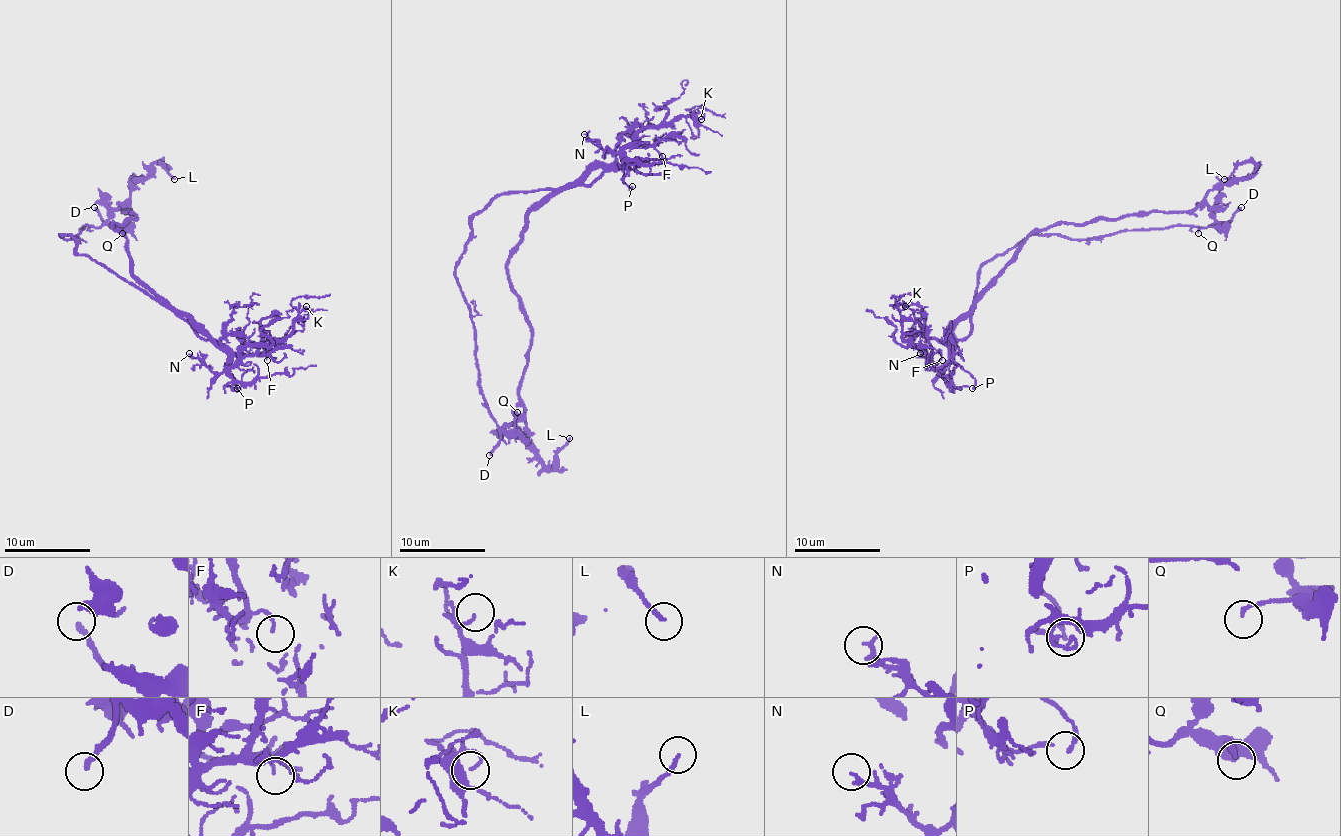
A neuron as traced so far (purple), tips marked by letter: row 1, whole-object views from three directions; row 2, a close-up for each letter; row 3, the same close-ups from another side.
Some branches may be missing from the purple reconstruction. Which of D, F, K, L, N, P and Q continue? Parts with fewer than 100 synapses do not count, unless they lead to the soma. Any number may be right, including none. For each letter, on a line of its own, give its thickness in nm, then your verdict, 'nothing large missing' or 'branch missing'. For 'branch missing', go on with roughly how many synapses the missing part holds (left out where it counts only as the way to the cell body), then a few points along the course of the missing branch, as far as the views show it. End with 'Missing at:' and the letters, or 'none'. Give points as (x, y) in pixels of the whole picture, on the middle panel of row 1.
D: 240 nm | branch missing
F: 110 nm | nothing large missing
K: 110 nm | nothing large missing
L: 140 nm | nothing large missing
N: 190 nm | nothing large missing
P: 180 nm | nothing large missing
Q: 150 nm | nothing large missing
Missing at: D

